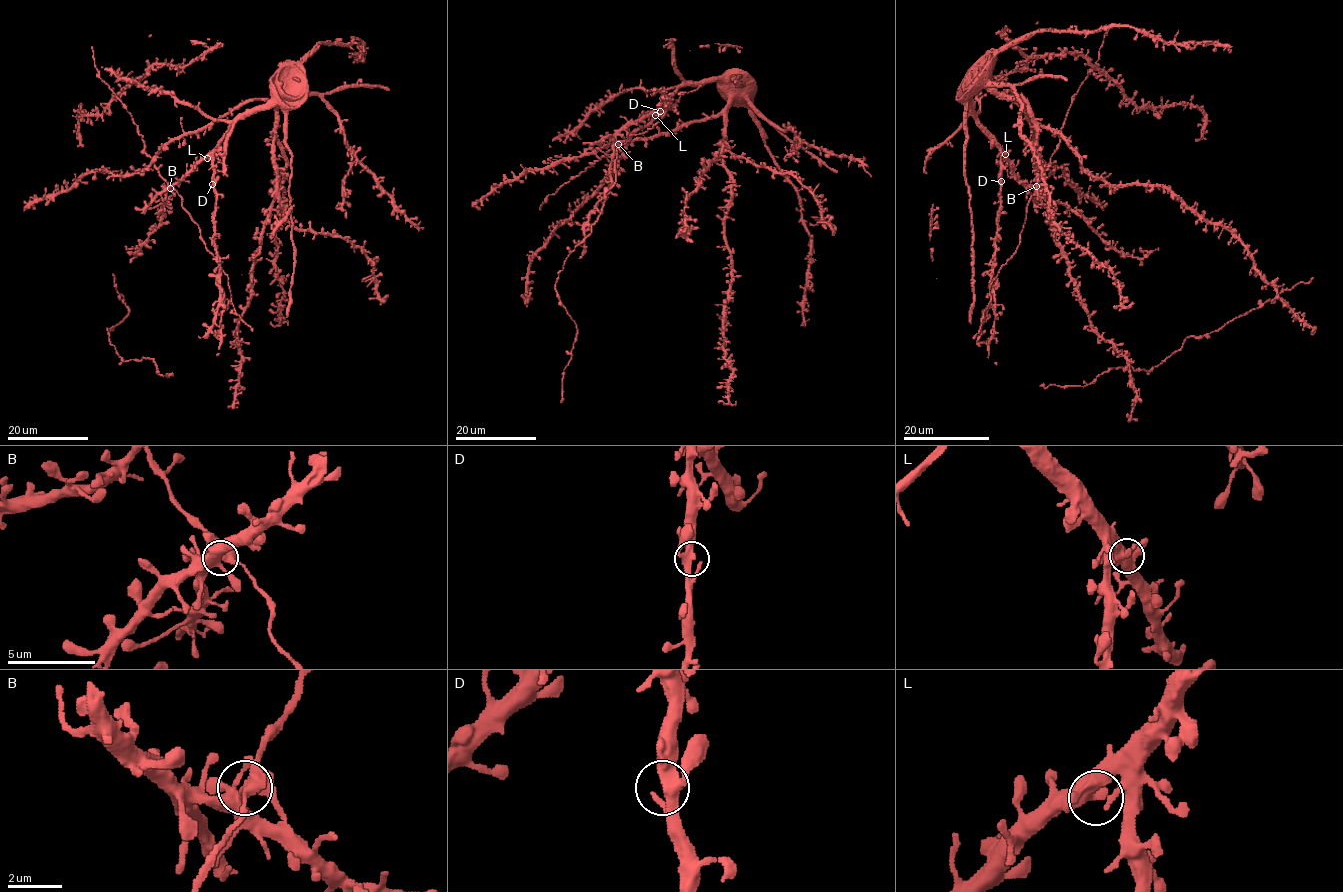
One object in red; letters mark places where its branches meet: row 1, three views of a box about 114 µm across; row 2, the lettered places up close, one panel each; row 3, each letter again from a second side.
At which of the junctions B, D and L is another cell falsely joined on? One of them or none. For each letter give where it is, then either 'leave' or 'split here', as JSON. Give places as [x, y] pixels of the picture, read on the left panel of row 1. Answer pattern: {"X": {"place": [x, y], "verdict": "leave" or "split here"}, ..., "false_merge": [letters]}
{"B": {"place": [170, 188], "verdict": "leave"}, "D": {"place": [212, 184], "verdict": "leave"}, "L": {"place": [207, 158], "verdict": "leave"}, "false_merge": []}

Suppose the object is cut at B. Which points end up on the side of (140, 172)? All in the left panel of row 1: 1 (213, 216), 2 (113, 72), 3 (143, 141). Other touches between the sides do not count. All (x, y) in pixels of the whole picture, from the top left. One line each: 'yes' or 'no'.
1: yes
2: yes
3: no

